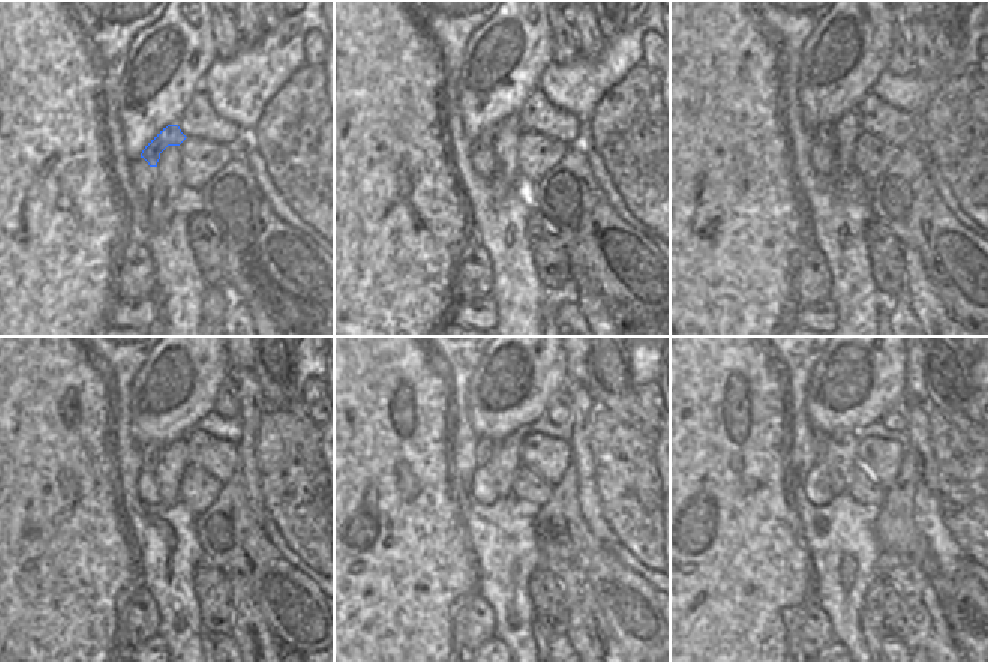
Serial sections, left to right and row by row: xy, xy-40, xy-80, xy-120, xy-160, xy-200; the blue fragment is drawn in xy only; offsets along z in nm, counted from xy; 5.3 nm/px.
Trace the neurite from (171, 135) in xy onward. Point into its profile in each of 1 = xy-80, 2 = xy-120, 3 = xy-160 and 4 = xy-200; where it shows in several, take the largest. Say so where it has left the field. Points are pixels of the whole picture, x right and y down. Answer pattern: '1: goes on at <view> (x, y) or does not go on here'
1: goes on at xy-80 (823, 132)
2: goes on at xy-120 (150, 454)
3: goes on at xy-160 (485, 448)
4: goes on at xy-200 (819, 439)

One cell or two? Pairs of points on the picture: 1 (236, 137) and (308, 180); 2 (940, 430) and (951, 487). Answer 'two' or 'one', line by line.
1: two
2: one

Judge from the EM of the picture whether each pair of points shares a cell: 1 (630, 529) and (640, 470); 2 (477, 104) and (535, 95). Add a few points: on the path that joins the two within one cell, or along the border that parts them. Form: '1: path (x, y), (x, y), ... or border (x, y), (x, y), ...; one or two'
1: path (633, 514), (633, 485); one
2: border (535, 86), (517, 113); two

